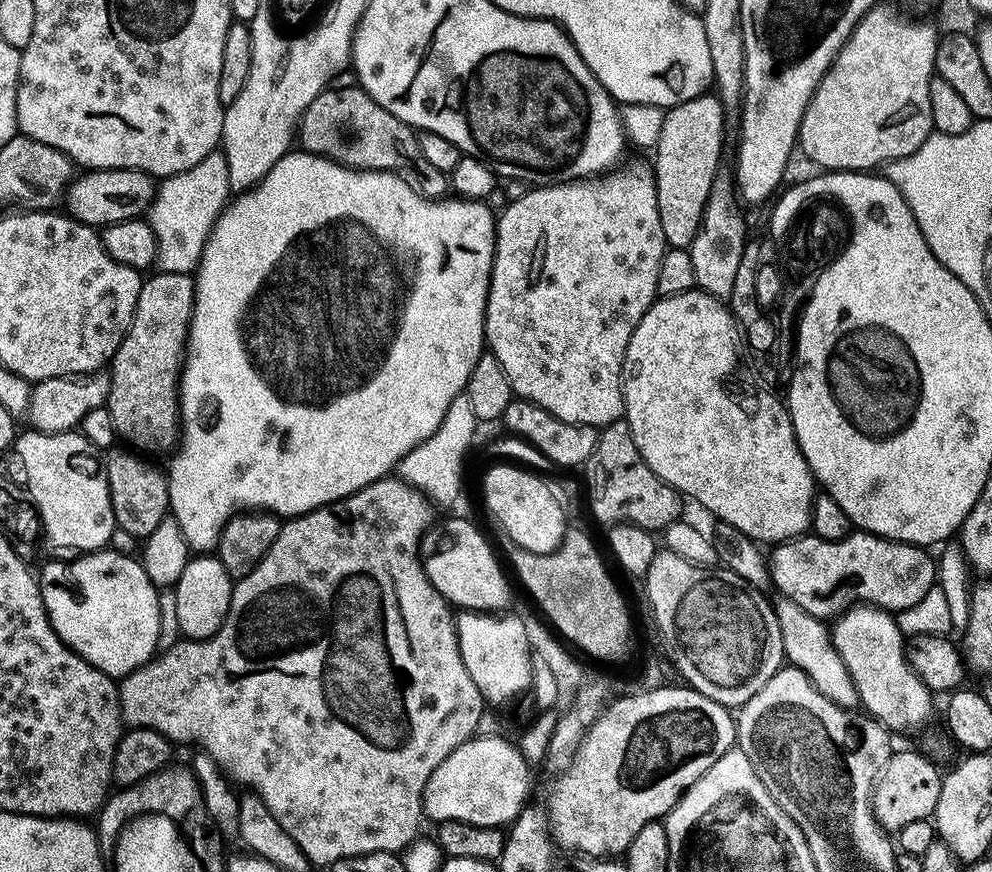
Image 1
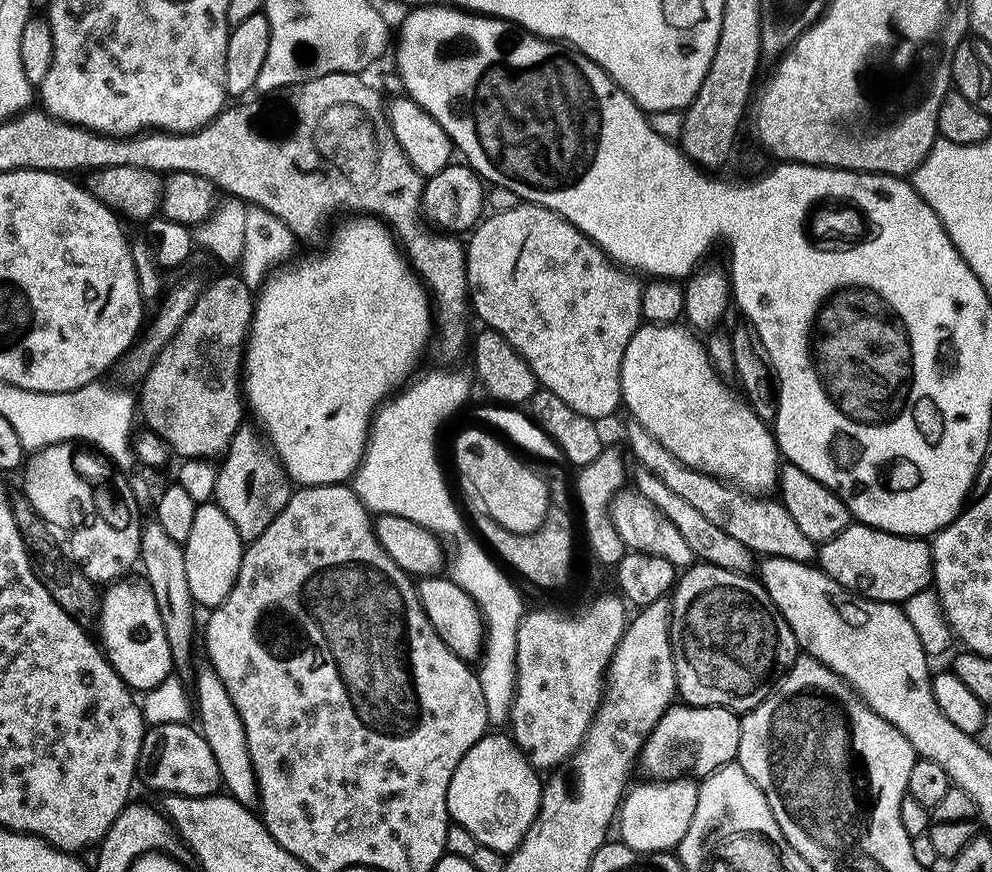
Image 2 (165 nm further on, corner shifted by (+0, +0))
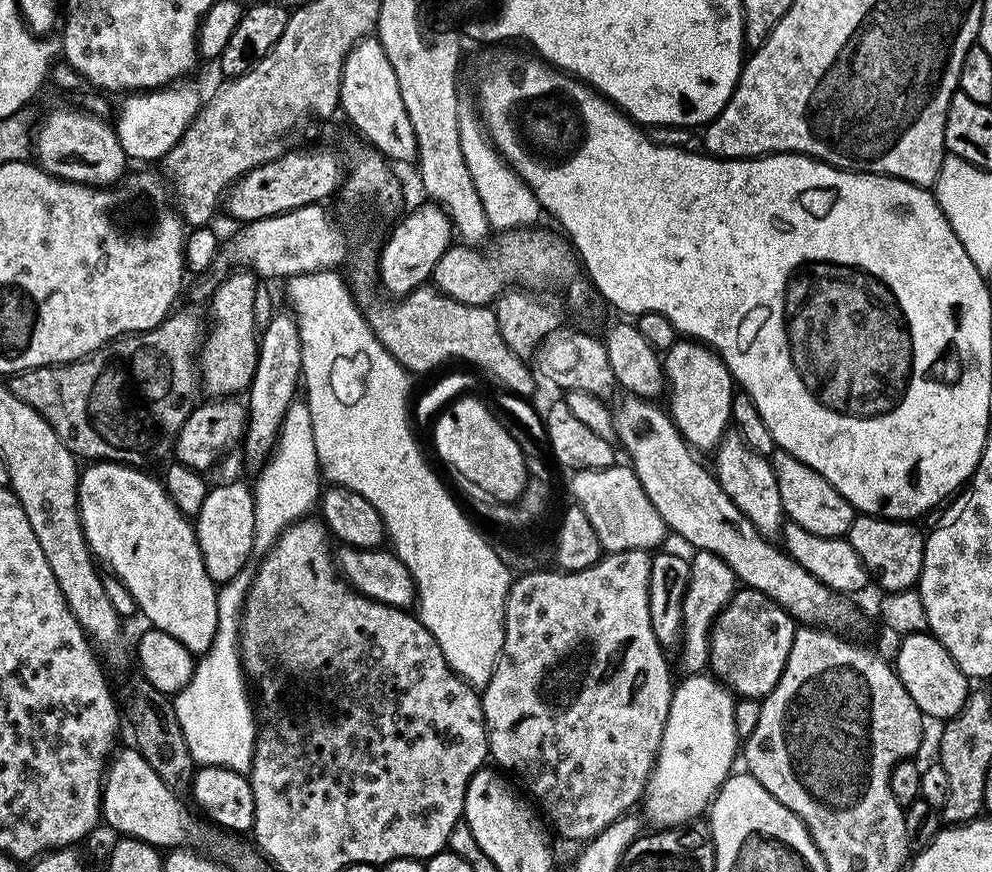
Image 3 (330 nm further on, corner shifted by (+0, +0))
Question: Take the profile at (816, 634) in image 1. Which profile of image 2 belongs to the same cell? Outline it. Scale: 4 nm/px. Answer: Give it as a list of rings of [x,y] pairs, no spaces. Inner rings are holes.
[[[637,467],[635,471],[635,474],[634,471],[632,474],[632,482],[633,480],[635,482],[633,484],[635,491],[647,498],[664,517],[668,518],[670,522],[673,522],[674,526],[678,527],[682,538],[689,543],[690,550],[695,559],[698,559],[701,563],[721,566],[722,569],[728,569],[731,572],[748,574],[753,571],[754,554],[744,544],[741,544],[733,536],[729,536],[724,530],[720,530],[718,526],[709,522],[694,506],[686,502],[684,498],[680,498],[678,494],[675,494],[671,488],[668,488],[664,482],[658,480],[646,468]]]

